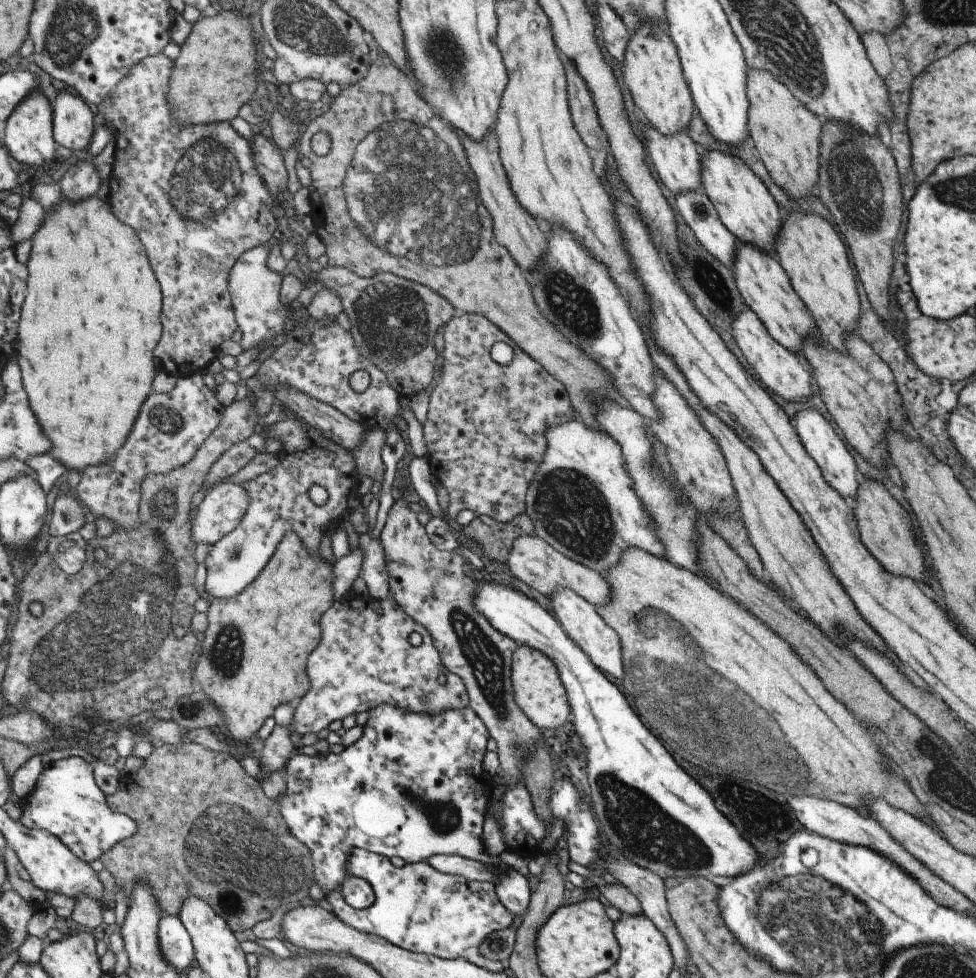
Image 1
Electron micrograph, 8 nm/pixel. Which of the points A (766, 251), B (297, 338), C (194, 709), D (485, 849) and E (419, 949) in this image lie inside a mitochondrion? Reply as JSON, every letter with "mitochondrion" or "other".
{"A":"other","B":"other","C":"mitochondrion","D":"other","E":"other"}

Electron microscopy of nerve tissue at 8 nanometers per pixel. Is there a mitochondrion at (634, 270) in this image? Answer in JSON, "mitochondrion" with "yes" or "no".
{"mitochondrion":"no"}

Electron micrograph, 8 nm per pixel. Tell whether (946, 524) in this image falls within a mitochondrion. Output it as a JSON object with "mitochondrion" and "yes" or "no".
{"mitochondrion":"yes"}

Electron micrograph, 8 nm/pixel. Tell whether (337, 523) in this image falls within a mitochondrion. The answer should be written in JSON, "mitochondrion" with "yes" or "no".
{"mitochondrion":"no"}

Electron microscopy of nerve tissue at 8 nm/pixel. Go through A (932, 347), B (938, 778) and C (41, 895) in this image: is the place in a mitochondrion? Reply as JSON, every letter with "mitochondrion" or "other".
{"A":"other","B":"mitochondrion","C":"other"}

